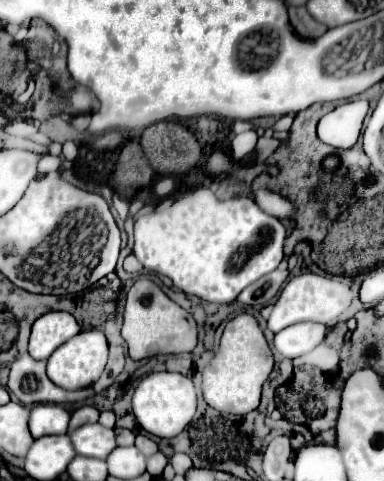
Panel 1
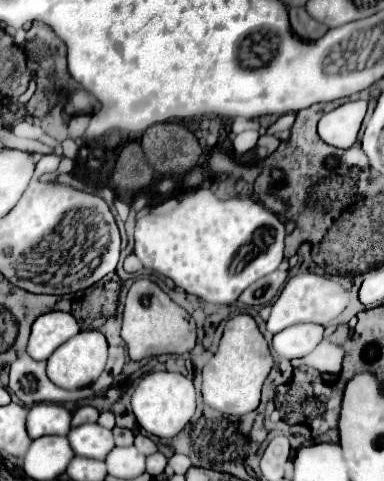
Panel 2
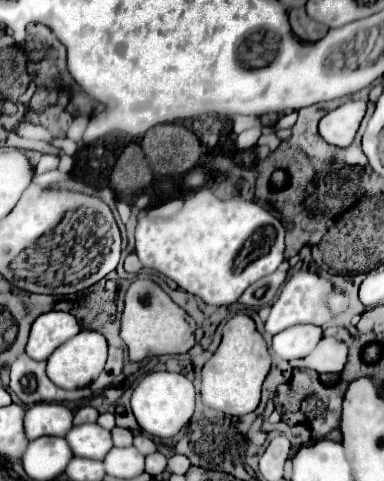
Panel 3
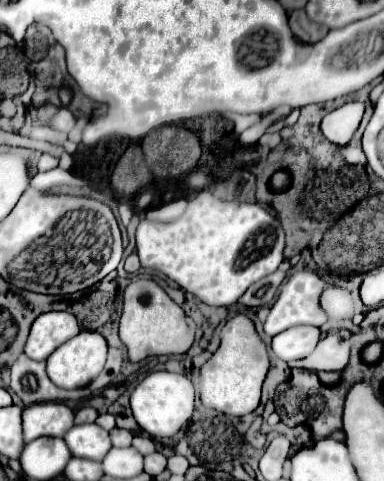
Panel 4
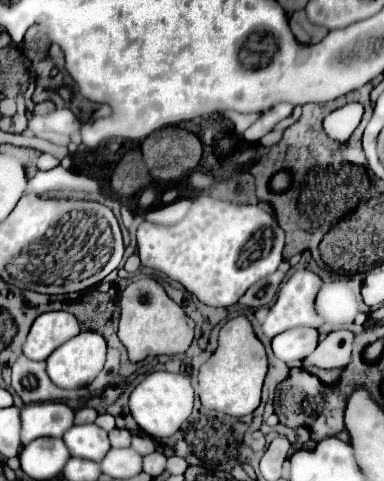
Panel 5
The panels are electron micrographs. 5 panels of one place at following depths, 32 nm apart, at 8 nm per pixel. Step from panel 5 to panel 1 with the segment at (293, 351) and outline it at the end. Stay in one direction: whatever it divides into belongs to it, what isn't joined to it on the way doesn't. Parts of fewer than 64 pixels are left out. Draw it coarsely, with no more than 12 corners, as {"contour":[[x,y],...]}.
{"contour":[[316,322],[294,324],[274,336],[284,358],[314,350],[326,336]]}

